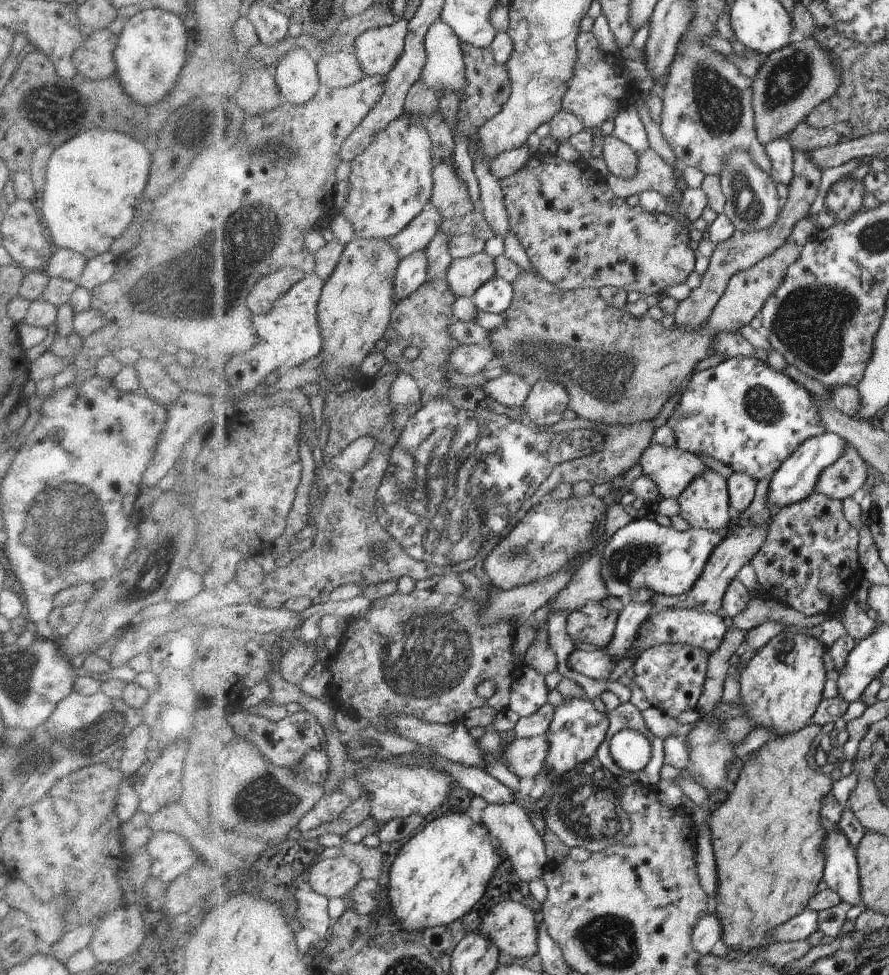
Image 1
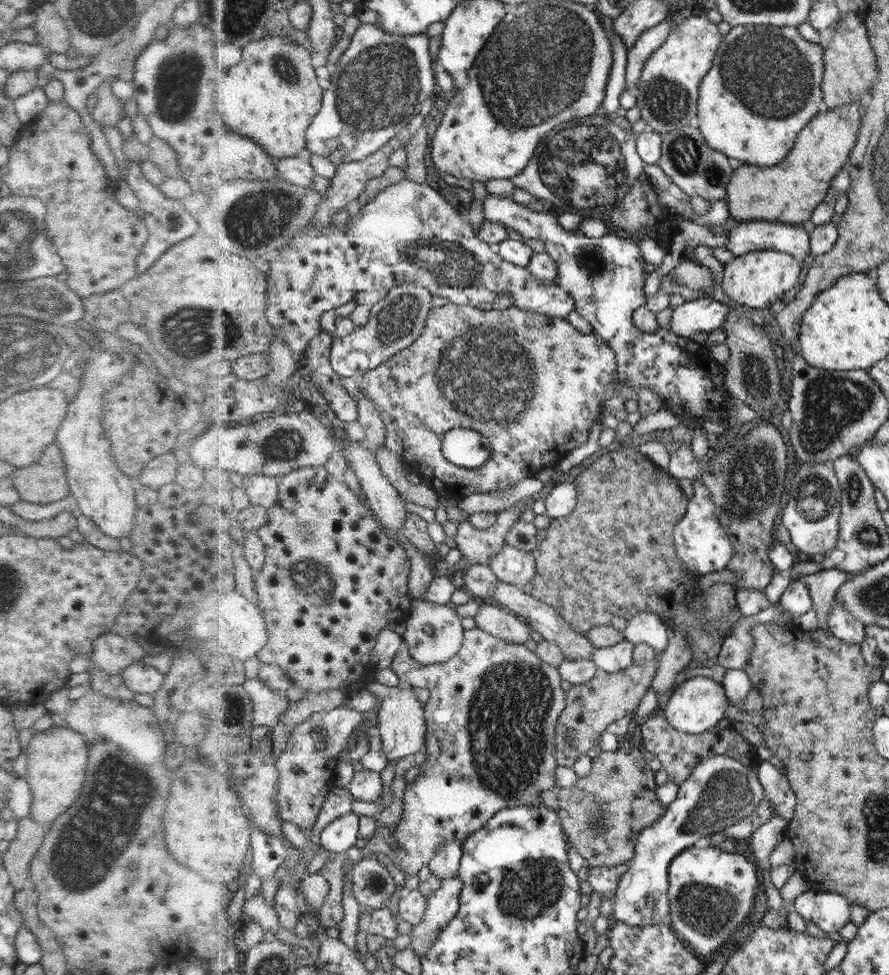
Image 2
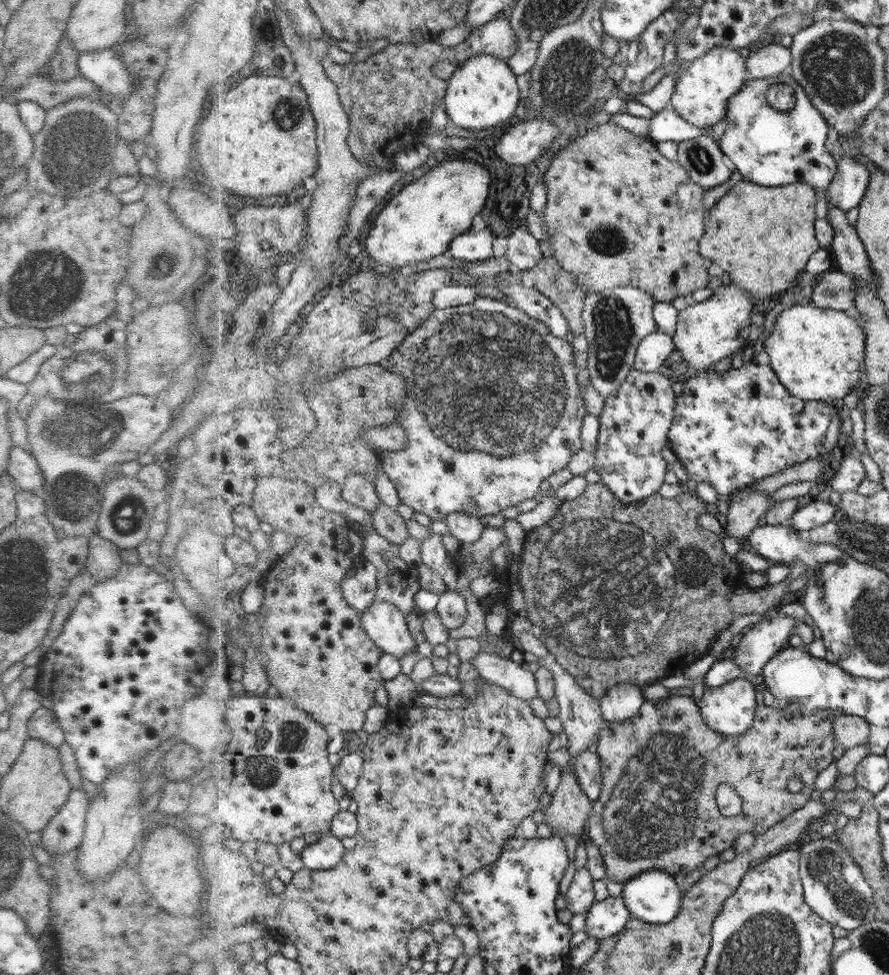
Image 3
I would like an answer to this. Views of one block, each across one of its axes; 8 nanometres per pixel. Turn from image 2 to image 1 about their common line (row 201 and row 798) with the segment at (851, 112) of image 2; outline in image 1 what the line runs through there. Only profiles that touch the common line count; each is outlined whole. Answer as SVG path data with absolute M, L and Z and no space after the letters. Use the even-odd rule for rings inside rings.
M809 724L794 734L782 738L774 736L756 752L752 751L744 759L746 764L735 786L728 791L726 802L721 803L709 817L716 870L722 880L722 886L718 882L715 892L714 914L722 923L722 941L734 951L746 954L772 943L768 936L770 930L800 914L808 906L808 900L816 894L816 886L822 880L826 861L822 842L825 842L827 830L820 824L821 803L822 798L830 793L833 781L830 774L825 775L812 768L806 758L820 732L822 725Z

